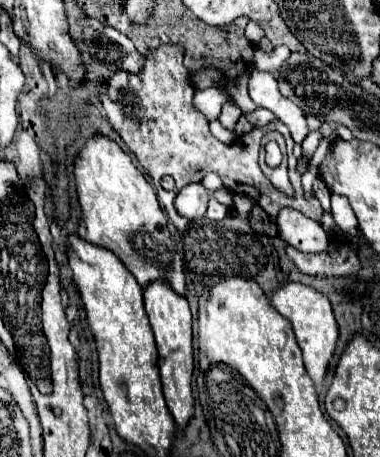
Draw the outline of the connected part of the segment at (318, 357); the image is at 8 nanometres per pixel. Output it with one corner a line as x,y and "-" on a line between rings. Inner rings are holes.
287,284
287,286
279,288
279,292
275,292
275,296
273,296
271,302
273,302
275,310
283,318
287,318
291,322
293,332
295,332
295,338
297,338
297,344
303,350
305,368
307,368
311,380
317,386
321,386
323,384
323,378
327,374
329,362
333,358
337,340
339,340
339,326
337,326
337,320
333,316
333,310
331,310
329,300
323,294
319,294
313,288
309,288
309,286

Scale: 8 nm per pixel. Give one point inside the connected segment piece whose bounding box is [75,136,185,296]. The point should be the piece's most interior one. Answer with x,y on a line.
121,213

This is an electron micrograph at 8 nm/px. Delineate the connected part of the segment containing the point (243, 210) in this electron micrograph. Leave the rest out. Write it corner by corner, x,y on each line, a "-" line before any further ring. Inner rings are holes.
235,194
233,200
235,200
233,206
235,206
237,214
239,214
241,218
247,218
249,212
251,212
251,208
253,208
253,200
251,200
249,196
239,196
239,194

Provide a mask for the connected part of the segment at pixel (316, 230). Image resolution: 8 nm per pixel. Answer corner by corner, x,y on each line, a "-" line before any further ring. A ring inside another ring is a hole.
283,208
277,216
277,226
281,240
299,252
325,252
329,248
329,236
323,226
301,212

